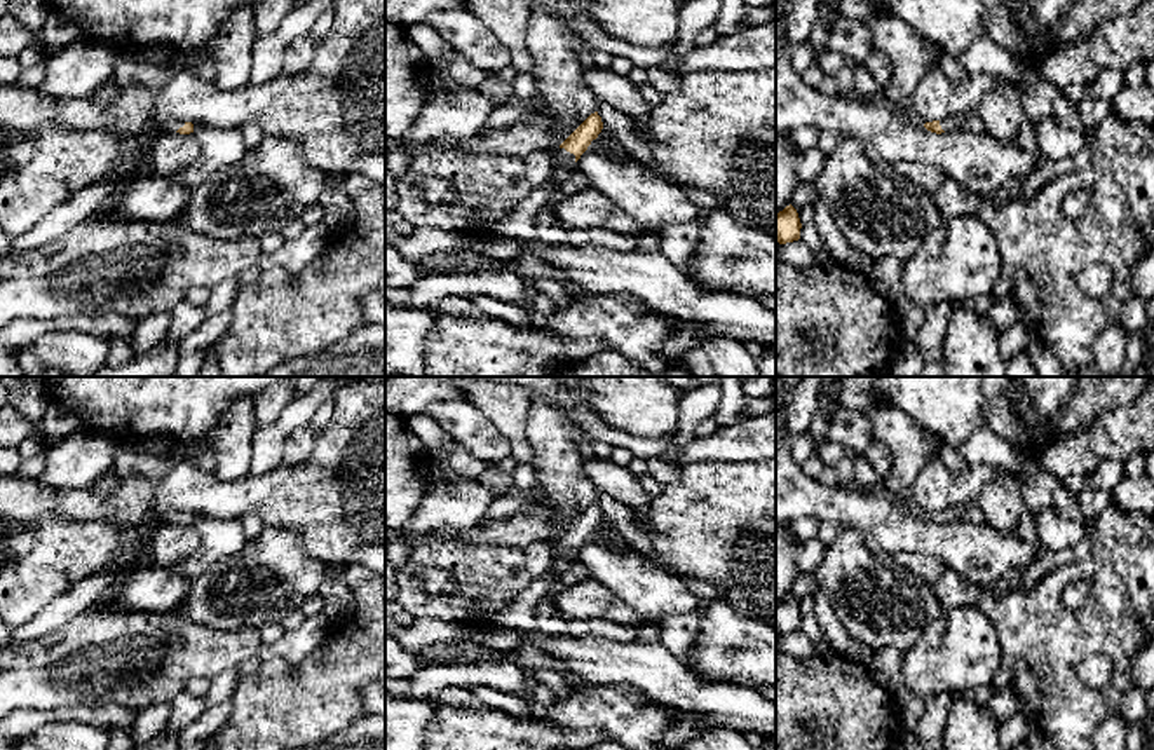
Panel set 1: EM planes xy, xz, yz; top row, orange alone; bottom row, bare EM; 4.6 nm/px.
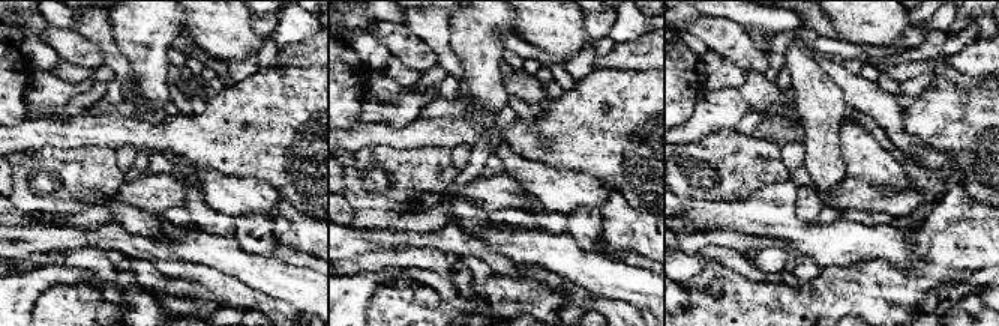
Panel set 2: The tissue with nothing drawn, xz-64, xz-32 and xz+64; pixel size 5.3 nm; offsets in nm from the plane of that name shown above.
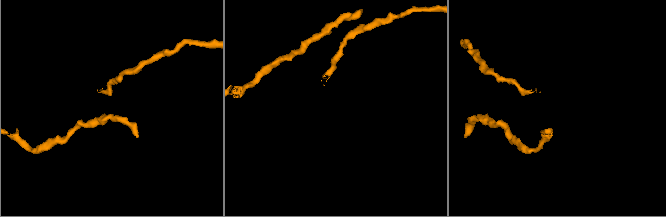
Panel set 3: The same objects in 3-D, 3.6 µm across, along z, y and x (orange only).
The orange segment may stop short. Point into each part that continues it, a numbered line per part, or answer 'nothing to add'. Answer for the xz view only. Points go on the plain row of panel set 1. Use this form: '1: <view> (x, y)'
1: xz (598, 660)

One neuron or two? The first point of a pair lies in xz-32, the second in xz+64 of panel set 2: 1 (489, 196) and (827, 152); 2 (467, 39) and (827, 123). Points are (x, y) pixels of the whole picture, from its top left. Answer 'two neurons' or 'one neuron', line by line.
1: two neurons
2: one neuron

